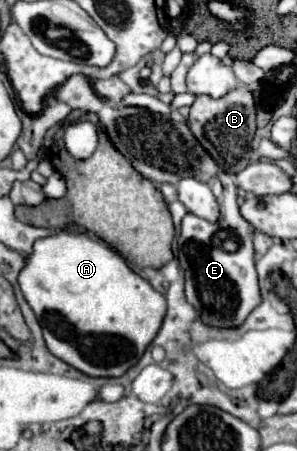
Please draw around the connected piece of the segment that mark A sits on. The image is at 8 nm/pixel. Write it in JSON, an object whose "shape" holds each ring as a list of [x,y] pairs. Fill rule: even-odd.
{"shape":[[[71,228],[62,229],[56,236],[36,240],[34,252],[26,258],[26,266],[20,272],[18,282],[44,330],[48,350],[92,378],[120,378],[128,368],[132,368],[156,338],[166,312],[164,296],[132,272],[122,256],[104,242],[78,234]]]}

